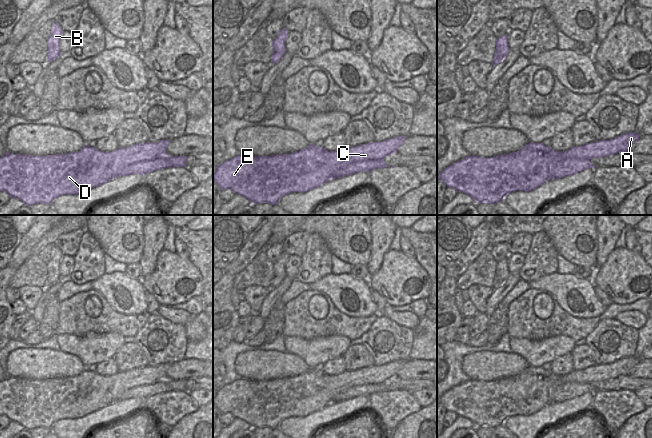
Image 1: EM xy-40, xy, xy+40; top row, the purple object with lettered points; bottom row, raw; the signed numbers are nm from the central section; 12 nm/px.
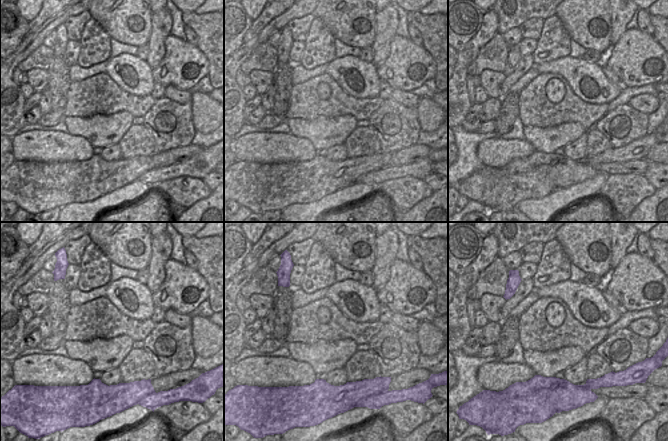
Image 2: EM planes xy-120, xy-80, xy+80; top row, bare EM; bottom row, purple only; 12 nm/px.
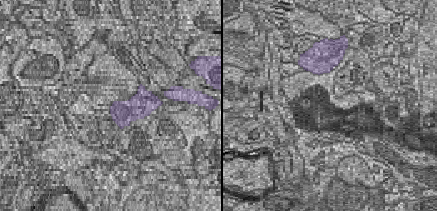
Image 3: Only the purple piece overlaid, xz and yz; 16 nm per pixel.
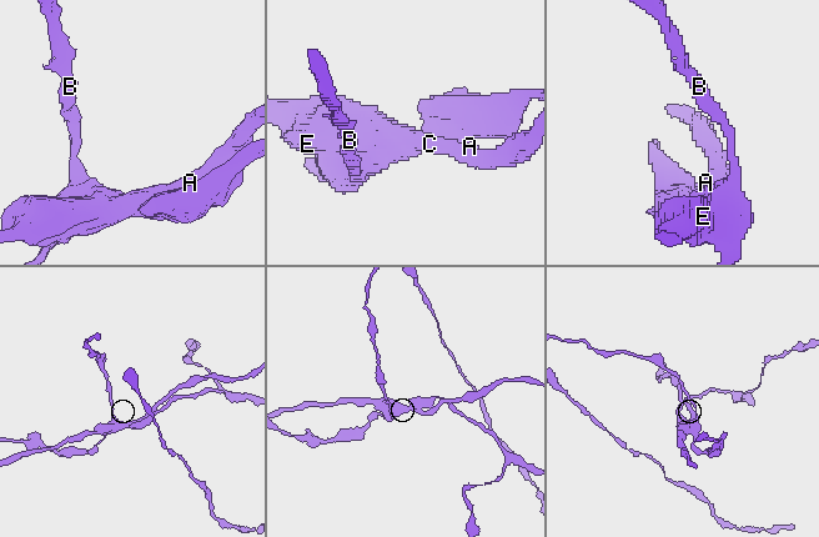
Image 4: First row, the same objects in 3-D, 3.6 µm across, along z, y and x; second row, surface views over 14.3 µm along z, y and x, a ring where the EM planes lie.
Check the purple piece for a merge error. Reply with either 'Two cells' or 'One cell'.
Two cells

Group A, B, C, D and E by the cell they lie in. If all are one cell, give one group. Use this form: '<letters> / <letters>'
A C D E / B

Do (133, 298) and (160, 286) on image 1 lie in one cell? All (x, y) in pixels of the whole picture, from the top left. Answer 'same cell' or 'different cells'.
different cells

